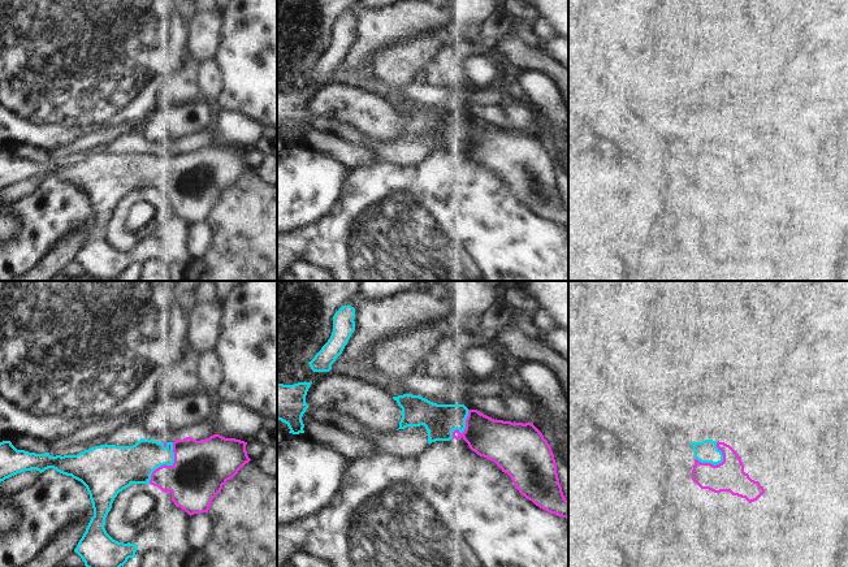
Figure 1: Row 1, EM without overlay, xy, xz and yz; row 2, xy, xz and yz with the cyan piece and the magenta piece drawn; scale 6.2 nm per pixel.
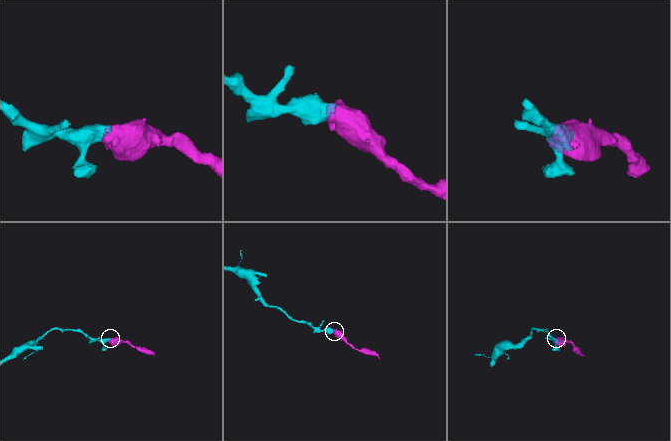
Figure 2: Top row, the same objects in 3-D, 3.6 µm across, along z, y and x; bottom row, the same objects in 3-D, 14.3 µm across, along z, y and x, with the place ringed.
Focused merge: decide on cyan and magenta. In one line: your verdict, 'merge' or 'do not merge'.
merge

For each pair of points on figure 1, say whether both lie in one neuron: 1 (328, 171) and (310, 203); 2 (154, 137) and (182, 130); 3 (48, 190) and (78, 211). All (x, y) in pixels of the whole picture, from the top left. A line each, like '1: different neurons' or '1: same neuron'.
1: same neuron
2: same neuron
3: same neuron

